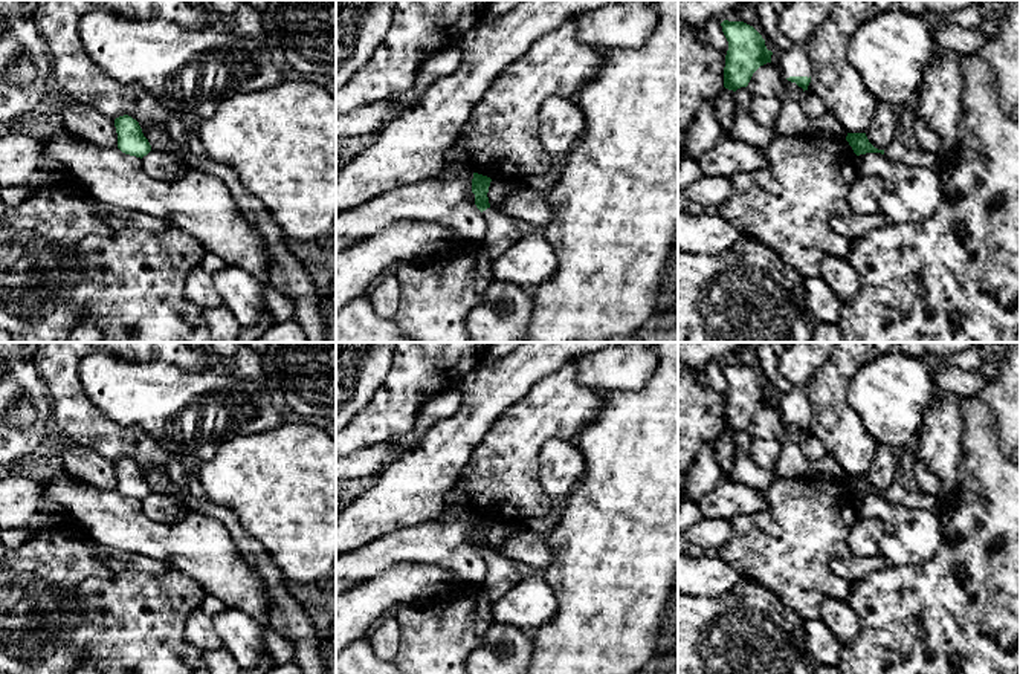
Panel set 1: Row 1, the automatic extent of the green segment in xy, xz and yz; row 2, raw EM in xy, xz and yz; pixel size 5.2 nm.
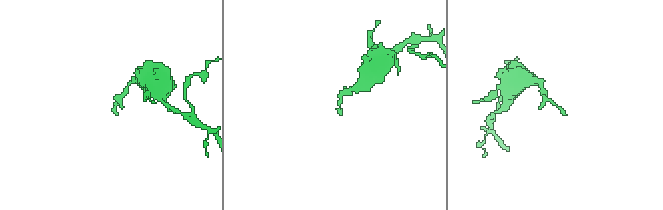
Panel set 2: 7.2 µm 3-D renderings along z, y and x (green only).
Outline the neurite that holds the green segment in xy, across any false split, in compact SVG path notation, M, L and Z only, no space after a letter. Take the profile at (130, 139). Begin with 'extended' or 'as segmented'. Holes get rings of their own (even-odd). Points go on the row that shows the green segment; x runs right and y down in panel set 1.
as segmented; M128 115L115 119L118 148L130 156L144 157L151 151L148 139L136 119Z

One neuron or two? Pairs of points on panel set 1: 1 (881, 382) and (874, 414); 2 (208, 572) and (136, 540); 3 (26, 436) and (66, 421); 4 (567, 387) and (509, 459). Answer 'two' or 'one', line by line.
1: one
2: one
3: two
4: one

